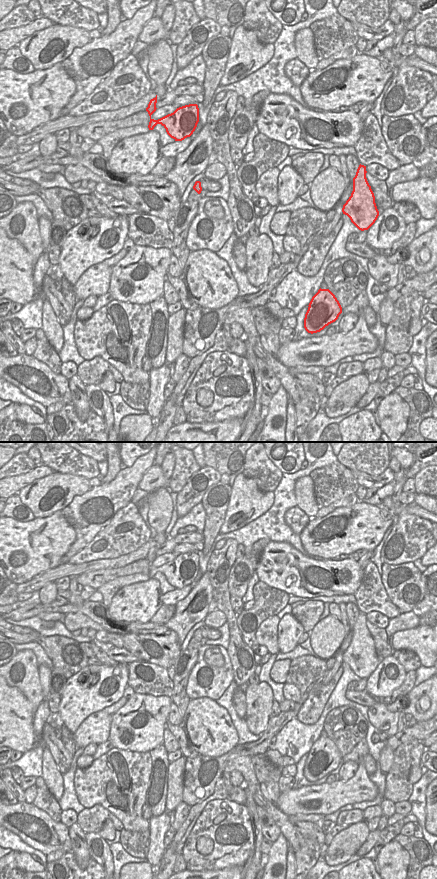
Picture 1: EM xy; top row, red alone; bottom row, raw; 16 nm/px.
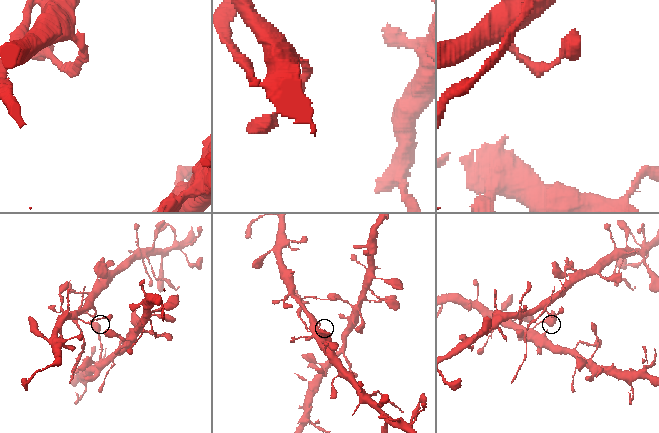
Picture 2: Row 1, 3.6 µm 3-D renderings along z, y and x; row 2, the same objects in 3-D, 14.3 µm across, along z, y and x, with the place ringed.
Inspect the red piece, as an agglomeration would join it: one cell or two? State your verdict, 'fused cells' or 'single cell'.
fused cells

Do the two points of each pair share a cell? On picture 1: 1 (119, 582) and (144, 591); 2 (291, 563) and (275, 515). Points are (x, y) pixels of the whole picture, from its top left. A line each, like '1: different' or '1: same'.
1: different
2: different

